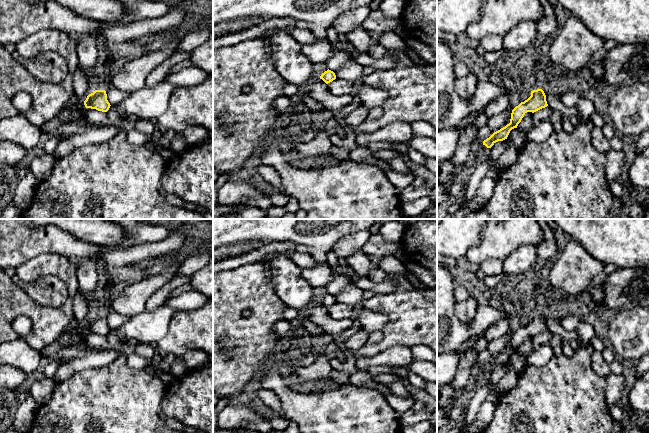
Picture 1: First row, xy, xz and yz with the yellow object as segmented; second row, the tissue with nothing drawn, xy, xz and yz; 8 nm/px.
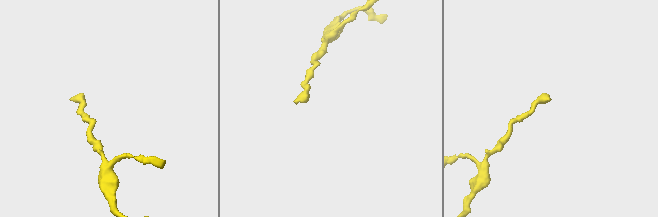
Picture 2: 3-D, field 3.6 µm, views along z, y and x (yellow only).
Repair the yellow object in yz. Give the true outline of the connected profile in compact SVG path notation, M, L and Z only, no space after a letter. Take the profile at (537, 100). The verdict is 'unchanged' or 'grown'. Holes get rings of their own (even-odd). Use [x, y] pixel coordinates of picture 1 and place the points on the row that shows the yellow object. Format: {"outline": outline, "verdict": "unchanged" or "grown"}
{"outline": "M542 89L531 91L531 96L512 110L510 123L484 140L483 145L487 148L491 148L496 142L507 139L510 131L517 128L527 112L534 113L547 106L546 95Z", "verdict": "unchanged"}

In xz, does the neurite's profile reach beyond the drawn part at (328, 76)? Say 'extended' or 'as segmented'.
as segmented

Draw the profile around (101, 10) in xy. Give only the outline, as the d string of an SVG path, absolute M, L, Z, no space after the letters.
M34 0L37 3L55 1L70 11L92 20L112 22L120 20L127 10L119 0Z

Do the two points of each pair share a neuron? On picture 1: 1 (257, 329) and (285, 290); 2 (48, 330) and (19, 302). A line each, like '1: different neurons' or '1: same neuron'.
1: different neurons
2: same neuron

